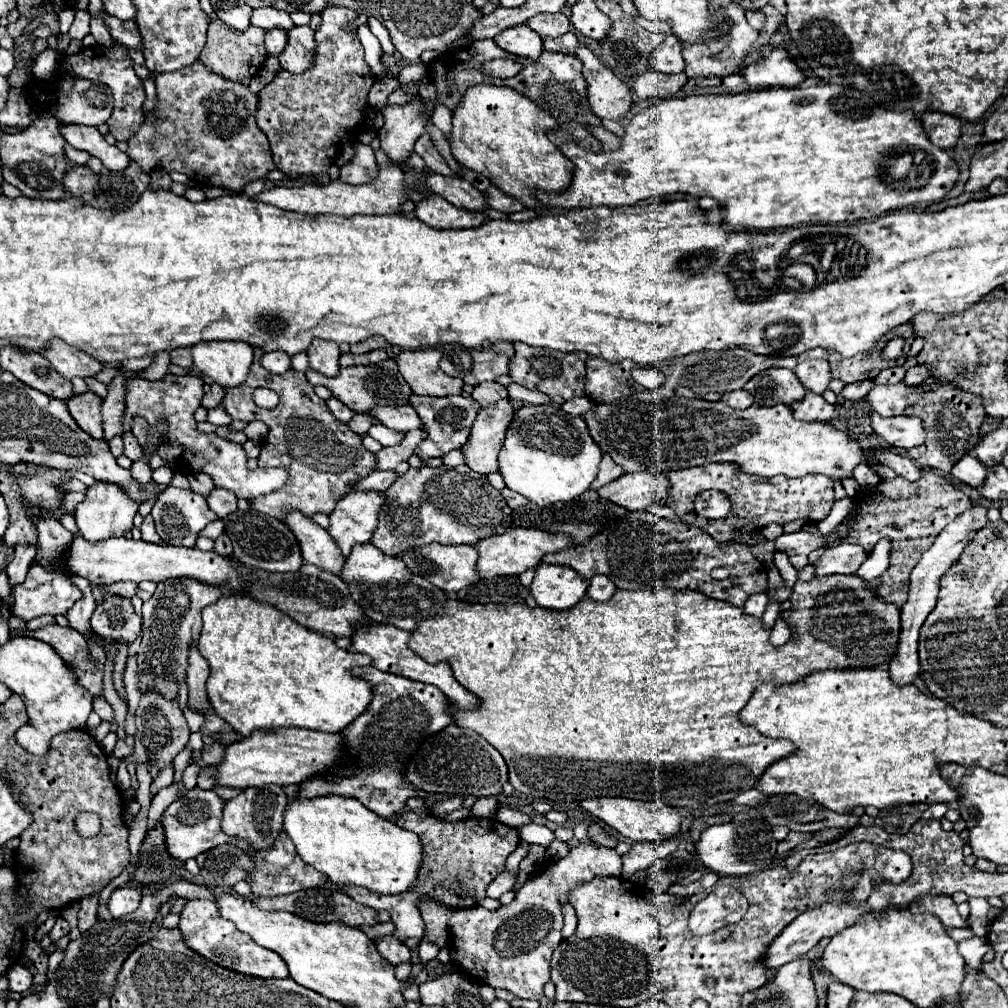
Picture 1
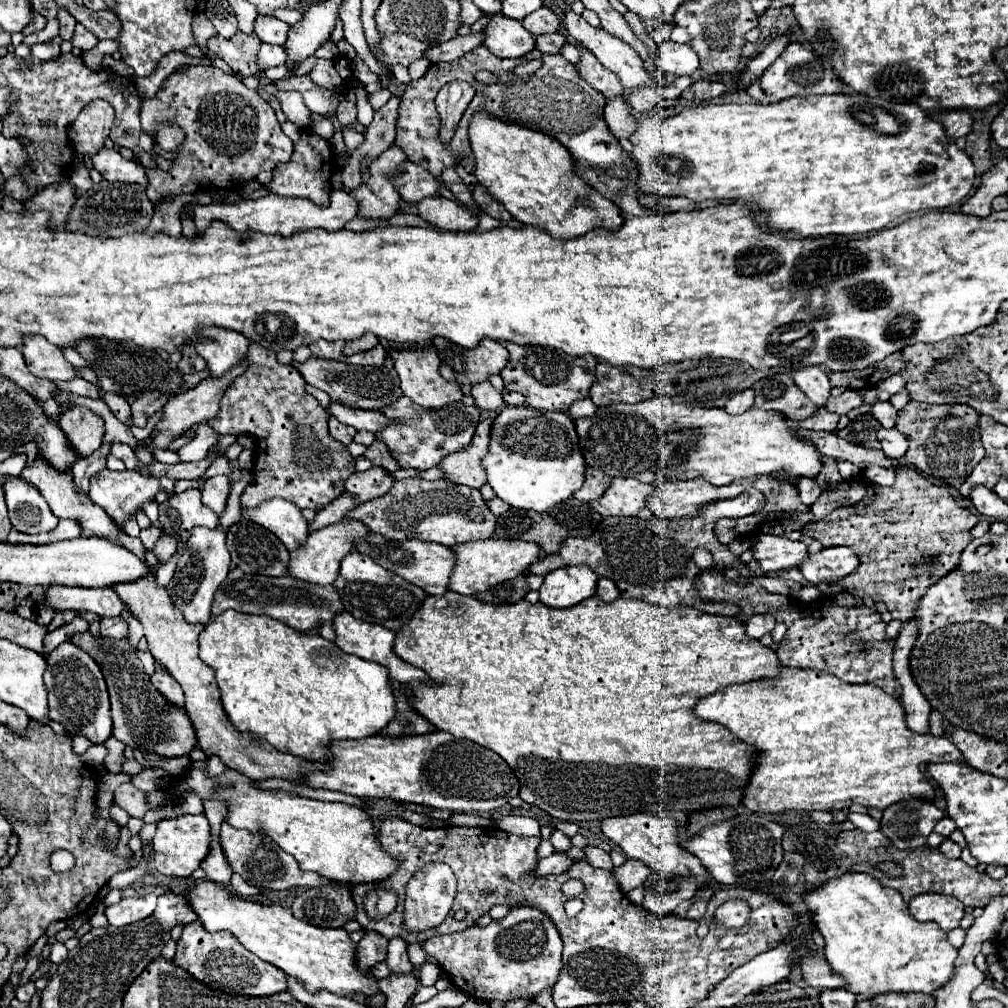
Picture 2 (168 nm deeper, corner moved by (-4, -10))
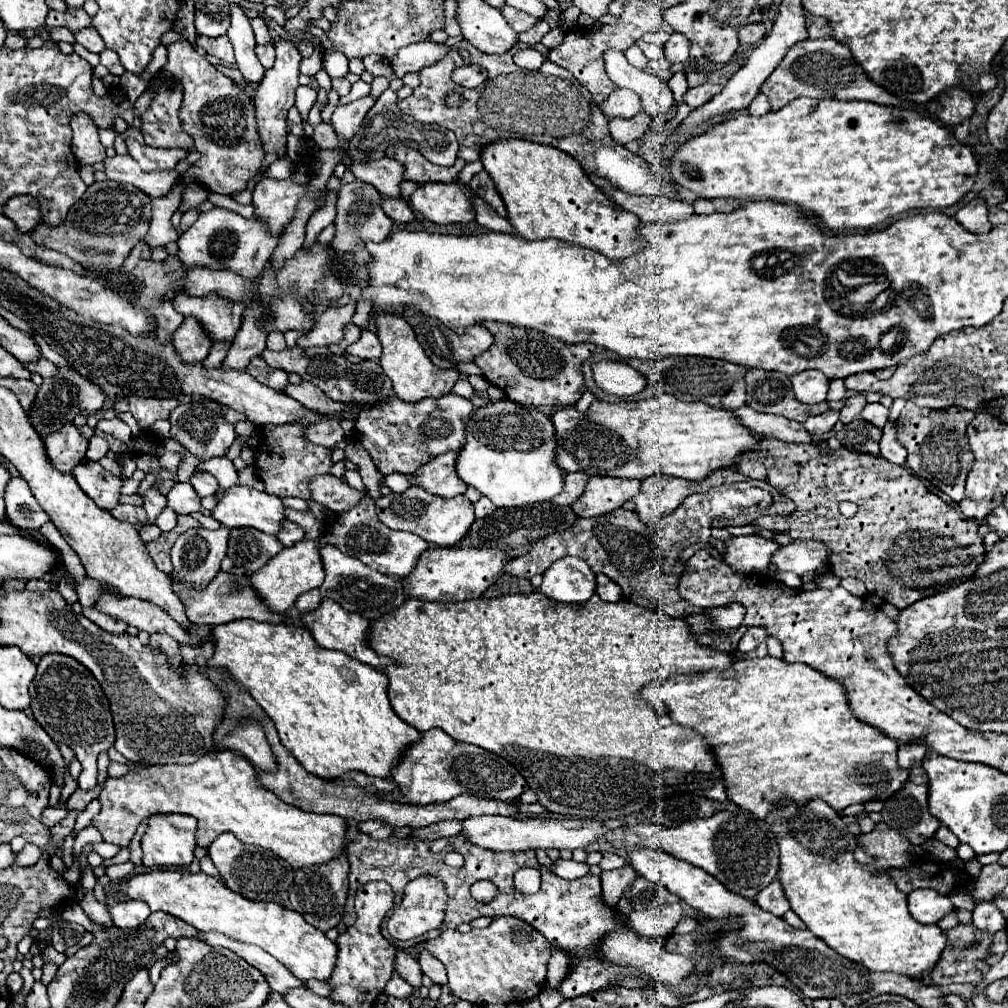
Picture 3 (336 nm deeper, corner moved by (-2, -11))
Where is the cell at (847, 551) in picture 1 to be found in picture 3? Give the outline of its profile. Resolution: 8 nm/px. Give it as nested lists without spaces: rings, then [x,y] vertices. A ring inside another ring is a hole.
[[[794,541],[772,555],[772,563],[780,571],[792,571],[796,575],[814,573],[828,565],[828,547],[822,541]]]

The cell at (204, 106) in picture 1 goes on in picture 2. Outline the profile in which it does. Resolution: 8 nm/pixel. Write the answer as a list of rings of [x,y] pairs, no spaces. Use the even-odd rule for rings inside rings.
[[[216,66],[176,68],[156,96],[142,100],[140,120],[148,134],[154,134],[160,122],[172,122],[186,130],[186,140],[176,150],[178,158],[172,170],[146,170],[150,180],[146,194],[154,208],[164,198],[180,194],[234,190],[254,180],[258,172],[274,170],[276,164],[288,162],[294,152],[294,144],[280,130],[270,104],[264,102],[256,90],[246,88],[238,78],[224,74]]]

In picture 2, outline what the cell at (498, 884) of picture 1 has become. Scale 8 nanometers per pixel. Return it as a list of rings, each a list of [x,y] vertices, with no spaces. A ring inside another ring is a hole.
[[[554,852],[552,856],[542,858],[542,860],[538,862],[536,874],[542,874],[542,876],[550,876],[550,874],[562,874],[562,872],[566,872],[566,870],[568,870],[572,864],[574,864],[574,860],[572,860],[572,858],[568,858],[568,856],[564,856],[564,854]]]

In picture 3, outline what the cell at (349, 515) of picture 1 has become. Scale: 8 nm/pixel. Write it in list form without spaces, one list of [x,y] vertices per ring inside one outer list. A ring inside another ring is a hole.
[[[312,539],[298,541],[296,545],[282,549],[260,571],[252,573],[252,585],[256,587],[258,595],[268,603],[268,607],[272,607],[272,611],[284,613],[286,609],[294,607],[296,599],[302,593],[308,593],[308,591],[322,585],[324,567],[322,567],[322,557],[318,555],[318,547],[322,547],[322,543],[318,539],[314,539],[314,541]]]

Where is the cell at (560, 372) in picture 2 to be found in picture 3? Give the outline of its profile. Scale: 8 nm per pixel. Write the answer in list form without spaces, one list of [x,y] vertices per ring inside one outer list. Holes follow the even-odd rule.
[[[486,321],[484,327],[494,335],[494,345],[474,363],[482,369],[484,377],[488,377],[492,385],[500,387],[508,395],[510,401],[526,407],[562,409],[574,405],[582,397],[582,393],[586,393],[582,363],[592,355],[594,345],[566,345],[544,333],[518,329],[494,321]]]

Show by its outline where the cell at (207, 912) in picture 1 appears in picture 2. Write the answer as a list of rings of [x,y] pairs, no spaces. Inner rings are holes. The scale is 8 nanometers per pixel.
[[[198,920],[184,926],[182,938],[176,946],[174,964],[184,968],[192,978],[210,986],[212,990],[224,990],[242,996],[272,996],[284,990],[286,974],[280,968],[248,952],[228,932],[206,932]]]

